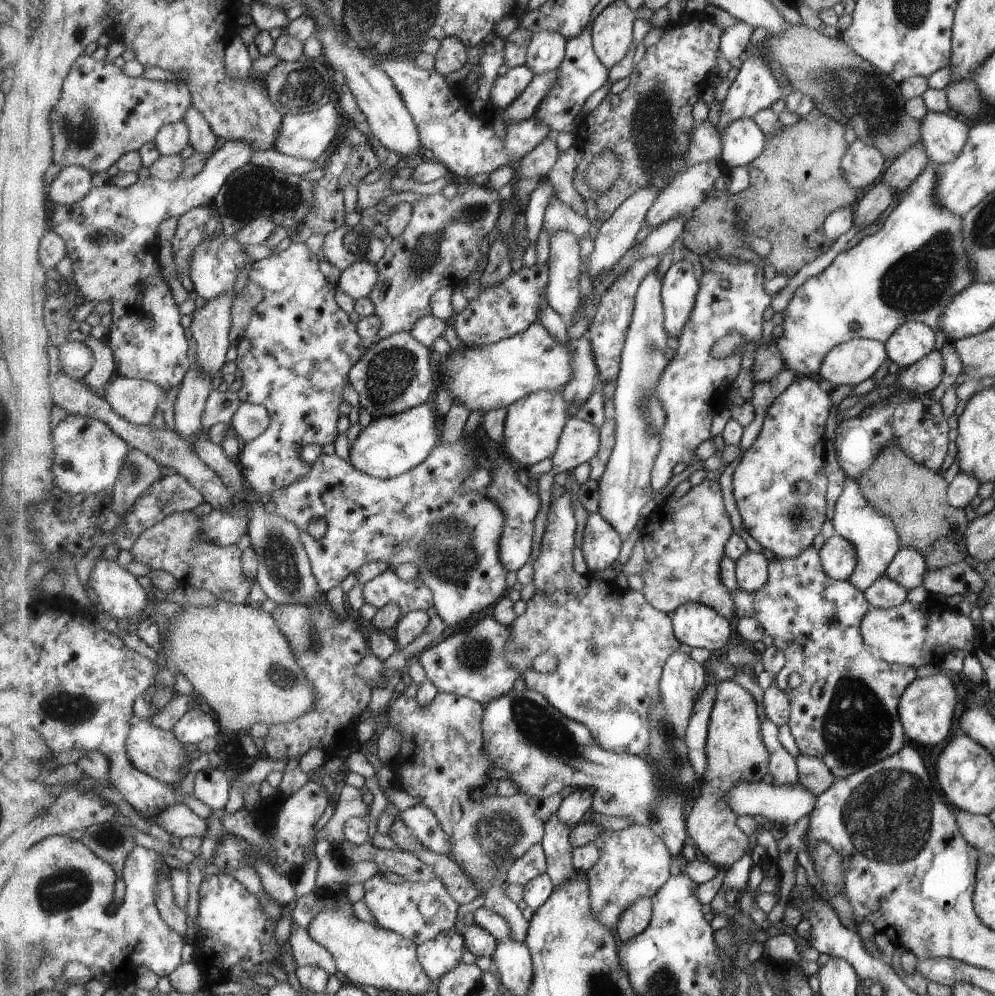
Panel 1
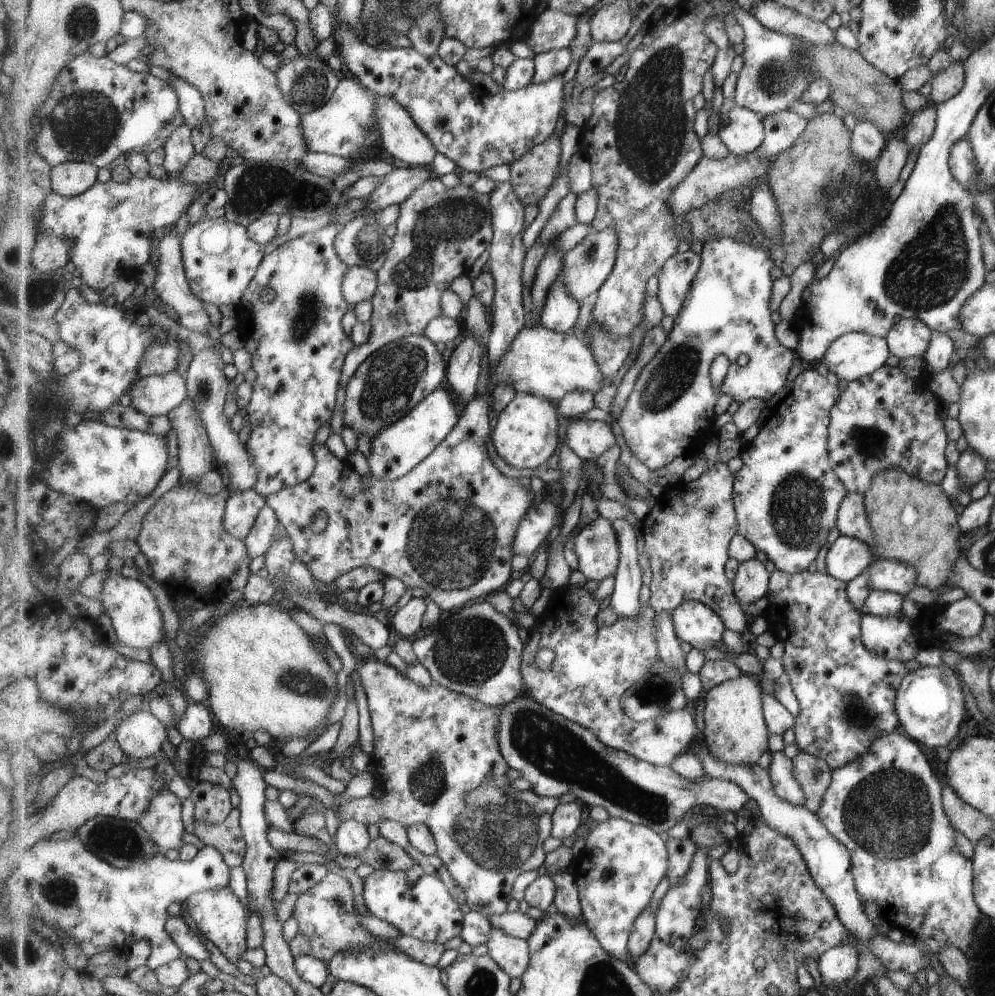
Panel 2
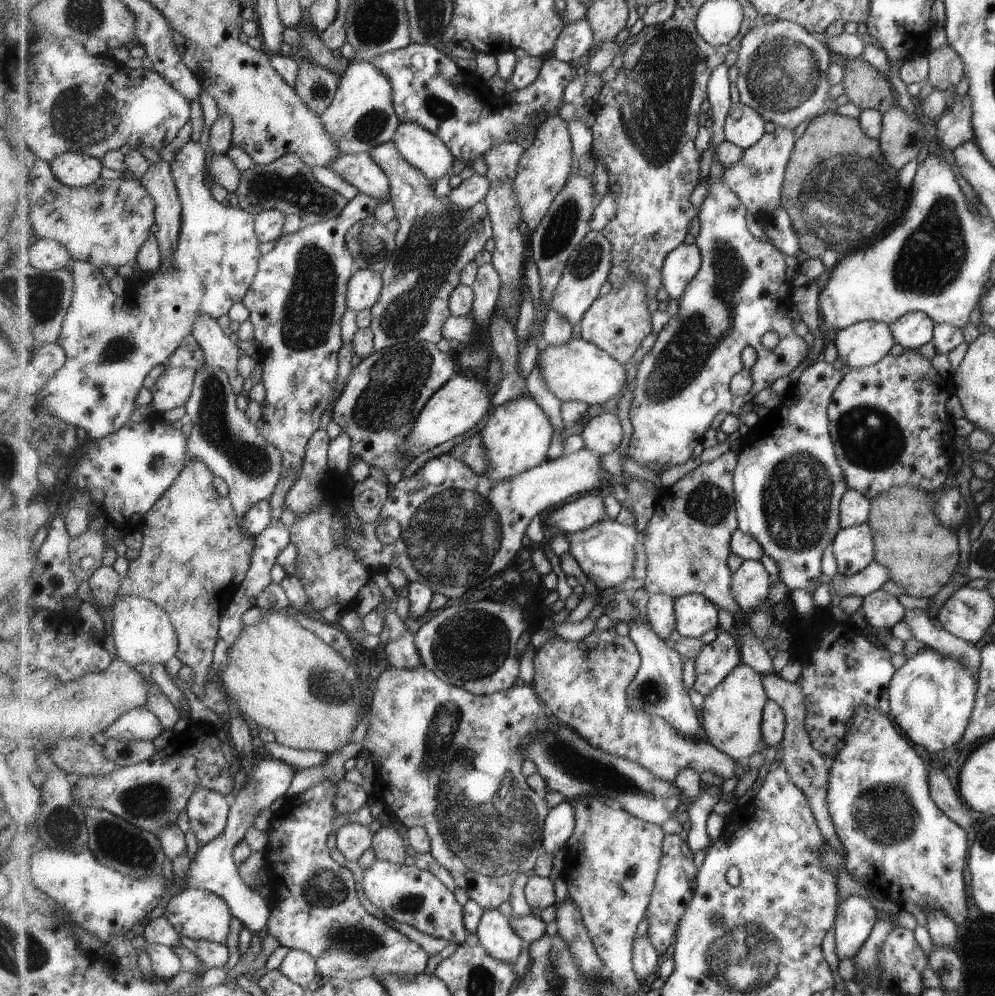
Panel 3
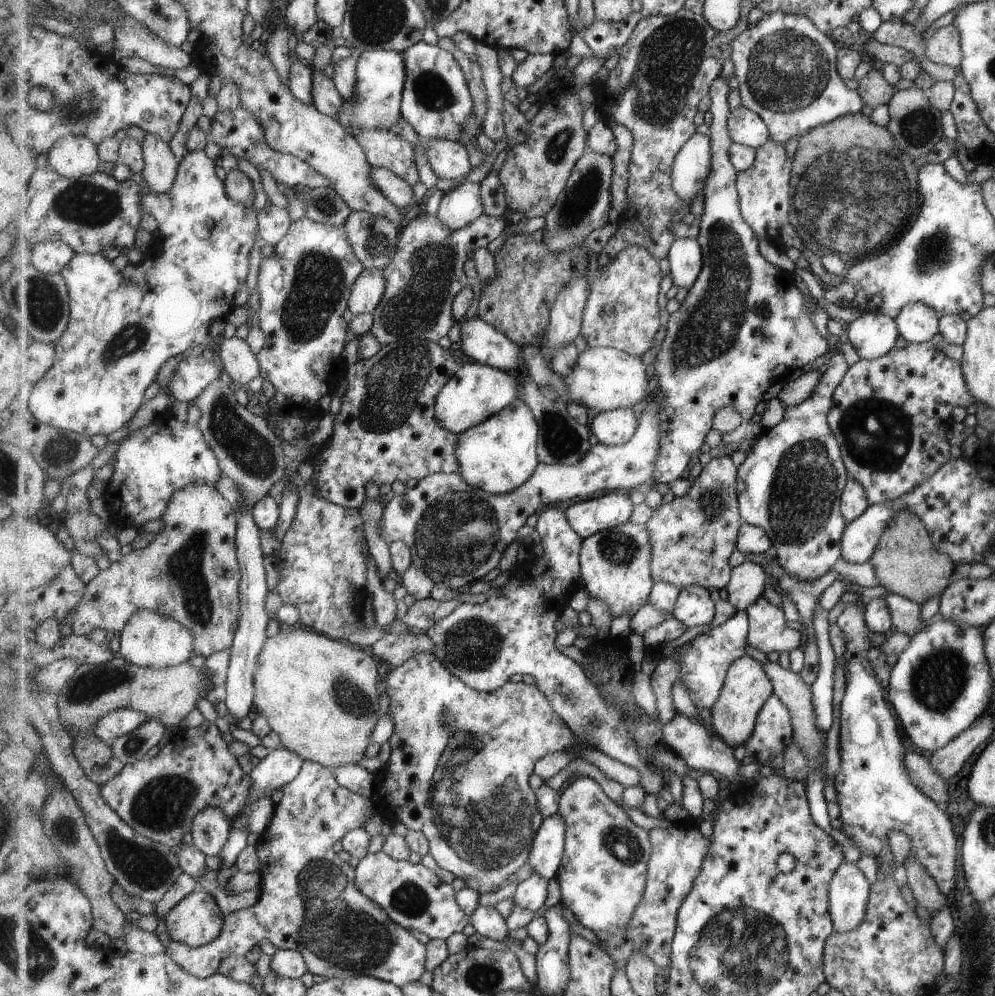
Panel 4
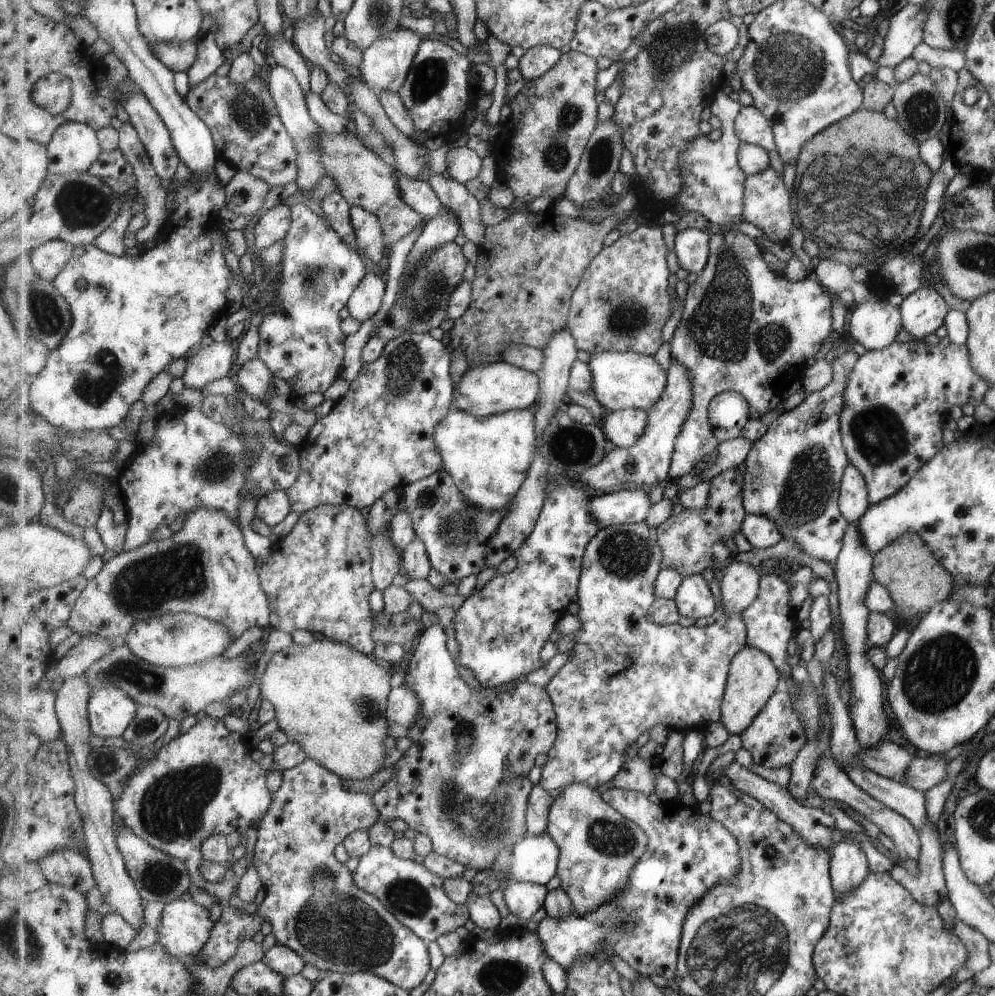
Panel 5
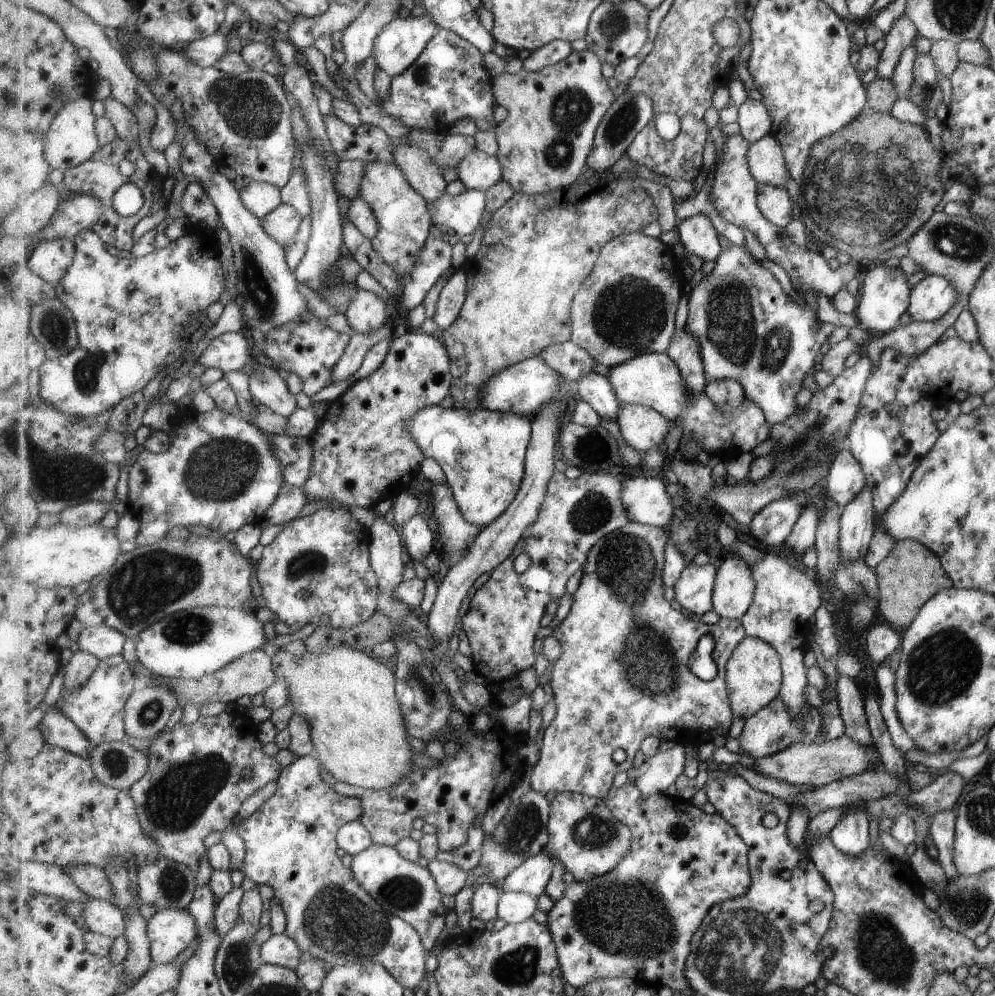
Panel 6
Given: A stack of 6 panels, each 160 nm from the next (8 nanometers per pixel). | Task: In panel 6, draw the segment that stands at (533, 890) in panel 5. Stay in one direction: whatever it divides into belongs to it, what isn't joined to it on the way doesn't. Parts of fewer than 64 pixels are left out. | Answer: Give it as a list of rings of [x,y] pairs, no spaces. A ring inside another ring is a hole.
[[[505,891],[500,900],[498,918],[507,924],[526,921],[539,908],[537,902],[539,900],[536,896],[524,892]]]

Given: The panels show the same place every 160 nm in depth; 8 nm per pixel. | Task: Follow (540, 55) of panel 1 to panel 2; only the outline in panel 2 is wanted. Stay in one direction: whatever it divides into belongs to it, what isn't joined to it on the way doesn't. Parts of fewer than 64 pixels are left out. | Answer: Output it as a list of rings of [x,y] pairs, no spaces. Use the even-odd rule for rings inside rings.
[[[548,7],[537,17],[524,41],[535,56],[549,50],[561,50],[572,45],[577,36],[579,20],[581,16]]]

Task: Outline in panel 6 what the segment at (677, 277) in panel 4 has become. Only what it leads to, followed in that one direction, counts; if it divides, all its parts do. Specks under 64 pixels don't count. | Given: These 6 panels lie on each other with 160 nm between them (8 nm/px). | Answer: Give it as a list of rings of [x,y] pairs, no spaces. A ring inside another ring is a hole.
[[[694,215],[685,219],[678,226],[678,236],[690,259],[696,258],[700,262],[716,261],[722,253],[719,234],[709,216]]]

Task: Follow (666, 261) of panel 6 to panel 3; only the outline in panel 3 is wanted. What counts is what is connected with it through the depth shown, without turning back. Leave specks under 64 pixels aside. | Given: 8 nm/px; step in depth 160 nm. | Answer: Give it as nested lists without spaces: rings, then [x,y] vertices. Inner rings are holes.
[[[631,274],[623,288],[612,288],[589,308],[582,320],[581,338],[609,352],[613,358],[621,360],[621,364],[628,365],[633,354],[639,350],[641,342],[651,334],[652,315],[653,312],[649,312],[649,292],[645,282],[641,282],[639,276]]]

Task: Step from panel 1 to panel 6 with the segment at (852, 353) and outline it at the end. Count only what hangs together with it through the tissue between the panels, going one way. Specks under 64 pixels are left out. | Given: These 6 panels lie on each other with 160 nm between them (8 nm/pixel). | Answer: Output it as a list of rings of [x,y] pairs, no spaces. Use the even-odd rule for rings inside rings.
[[[875,263],[875,268],[867,270],[863,276],[861,292],[857,294],[857,305],[853,315],[857,322],[857,328],[873,336],[887,334],[897,326],[899,316],[908,310],[908,298],[911,286],[905,282],[907,275],[898,267],[887,267],[883,263]]]

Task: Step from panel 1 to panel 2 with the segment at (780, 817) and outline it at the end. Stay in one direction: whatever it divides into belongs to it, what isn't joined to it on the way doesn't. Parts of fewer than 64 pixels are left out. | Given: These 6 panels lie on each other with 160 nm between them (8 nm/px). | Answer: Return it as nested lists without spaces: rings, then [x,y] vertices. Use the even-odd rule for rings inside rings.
[[[528,693],[520,695],[515,701],[505,705],[505,712],[499,716],[499,742],[501,751],[511,769],[517,770],[523,779],[532,785],[532,792],[545,797],[560,797],[566,793],[573,793],[576,800],[585,807],[601,806],[609,816],[623,818],[628,822],[653,828],[658,834],[671,830],[675,824],[683,820],[683,816],[695,806],[709,805],[725,811],[730,816],[747,814],[745,806],[749,796],[737,782],[704,778],[691,782],[677,773],[671,766],[657,766],[632,756],[629,752],[605,745],[589,728],[583,728],[575,721],[567,720],[563,716],[545,708],[535,701]]]

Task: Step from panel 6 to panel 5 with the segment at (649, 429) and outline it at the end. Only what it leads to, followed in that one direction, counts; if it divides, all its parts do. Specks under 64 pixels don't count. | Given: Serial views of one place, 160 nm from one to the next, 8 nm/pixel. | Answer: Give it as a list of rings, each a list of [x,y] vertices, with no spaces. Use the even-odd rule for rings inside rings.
[[[623,409],[620,411],[610,411],[606,416],[599,419],[604,428],[606,437],[614,442],[617,448],[633,446],[645,434],[648,427],[648,411],[643,409]]]

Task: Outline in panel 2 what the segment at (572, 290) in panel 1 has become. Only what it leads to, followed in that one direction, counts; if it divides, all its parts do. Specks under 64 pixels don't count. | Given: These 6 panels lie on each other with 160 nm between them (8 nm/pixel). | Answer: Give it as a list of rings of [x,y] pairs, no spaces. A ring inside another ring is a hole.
[[[559,272],[559,278],[553,282],[547,302],[541,314],[541,320],[545,328],[555,330],[557,333],[570,332],[579,320],[579,310],[582,302],[573,296],[563,280],[565,272]]]

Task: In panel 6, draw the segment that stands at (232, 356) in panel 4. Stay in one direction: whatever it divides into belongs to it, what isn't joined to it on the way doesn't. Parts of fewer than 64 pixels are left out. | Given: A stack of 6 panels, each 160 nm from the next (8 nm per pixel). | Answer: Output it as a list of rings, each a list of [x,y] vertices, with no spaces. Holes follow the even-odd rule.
[[[258,366],[250,375],[249,384],[257,402],[269,407],[271,411],[288,417],[298,408],[298,400],[291,392],[285,374],[275,367]]]

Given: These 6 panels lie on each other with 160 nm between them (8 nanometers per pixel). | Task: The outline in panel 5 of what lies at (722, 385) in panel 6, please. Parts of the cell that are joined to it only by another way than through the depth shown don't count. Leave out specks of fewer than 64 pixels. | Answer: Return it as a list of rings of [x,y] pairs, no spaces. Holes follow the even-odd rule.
[[[739,393],[717,395],[710,404],[709,423],[719,442],[740,437],[749,416],[749,401]]]

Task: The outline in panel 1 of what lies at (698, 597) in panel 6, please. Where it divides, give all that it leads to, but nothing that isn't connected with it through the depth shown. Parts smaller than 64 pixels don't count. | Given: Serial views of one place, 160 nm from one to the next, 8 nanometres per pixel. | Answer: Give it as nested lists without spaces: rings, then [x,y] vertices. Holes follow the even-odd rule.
[[[701,603],[682,604],[673,615],[674,631],[677,638],[683,643],[693,648],[706,648],[708,651],[721,650],[726,648],[731,637],[735,637],[731,628],[731,622],[726,616],[723,616],[717,609]]]

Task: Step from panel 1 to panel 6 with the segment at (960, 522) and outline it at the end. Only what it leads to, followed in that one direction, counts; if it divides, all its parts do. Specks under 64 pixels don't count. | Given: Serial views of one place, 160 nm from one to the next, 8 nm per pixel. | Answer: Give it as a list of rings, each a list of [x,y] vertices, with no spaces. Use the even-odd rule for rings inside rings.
[[[895,541],[892,550],[873,568],[878,584],[876,607],[883,620],[892,628],[907,628],[919,610],[936,592],[948,589],[951,579],[941,566],[940,559],[920,541]]]

